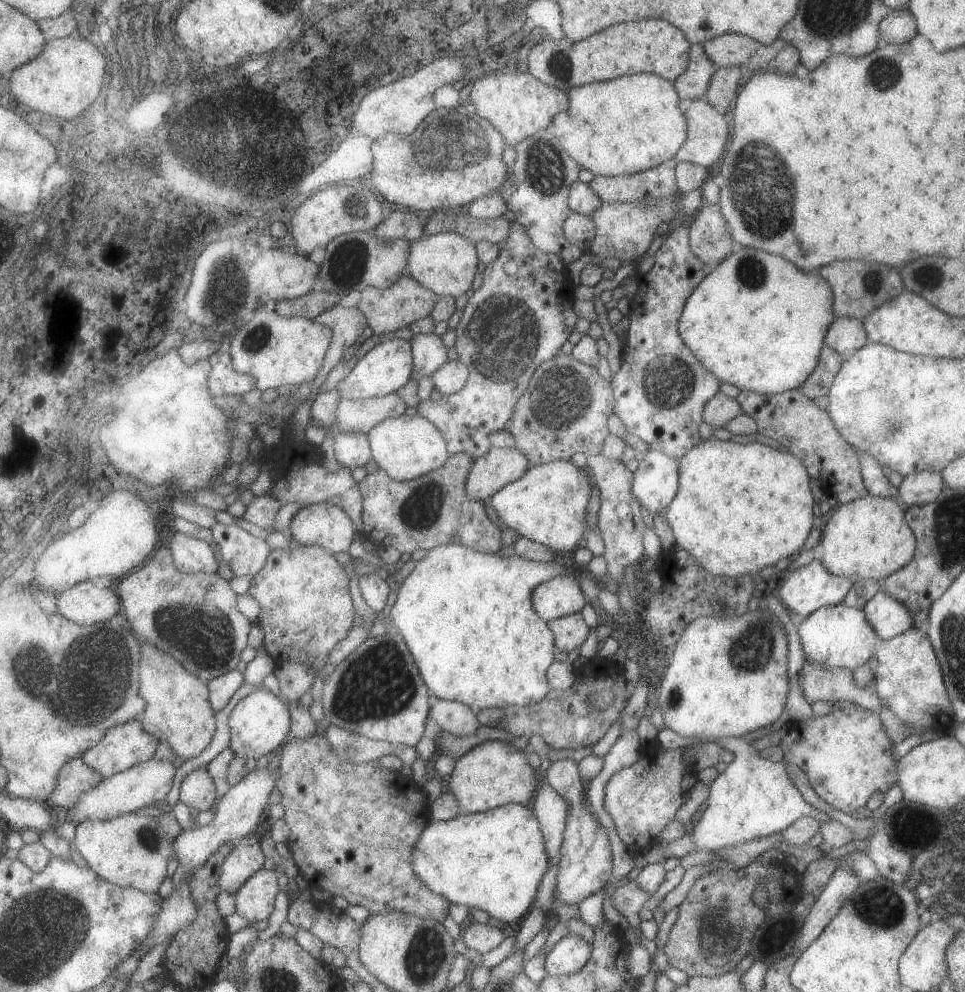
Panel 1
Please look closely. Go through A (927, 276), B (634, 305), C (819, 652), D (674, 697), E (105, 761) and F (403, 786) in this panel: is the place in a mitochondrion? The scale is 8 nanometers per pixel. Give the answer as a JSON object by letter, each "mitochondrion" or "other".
{"A":"other","B":"other","C":"other","D":"mitochondrion","E":"other","F":"other"}

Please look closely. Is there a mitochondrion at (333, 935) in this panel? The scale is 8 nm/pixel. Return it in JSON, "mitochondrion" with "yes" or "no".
{"mitochondrion":"no"}

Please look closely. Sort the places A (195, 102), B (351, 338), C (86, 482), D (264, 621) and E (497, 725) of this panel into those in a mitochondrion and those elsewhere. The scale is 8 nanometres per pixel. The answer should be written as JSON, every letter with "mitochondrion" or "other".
{"A":"mitochondrion","B":"other","C":"other","D":"other","E":"other"}

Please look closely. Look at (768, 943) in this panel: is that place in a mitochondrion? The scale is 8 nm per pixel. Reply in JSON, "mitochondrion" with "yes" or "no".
{"mitochondrion":"no"}

